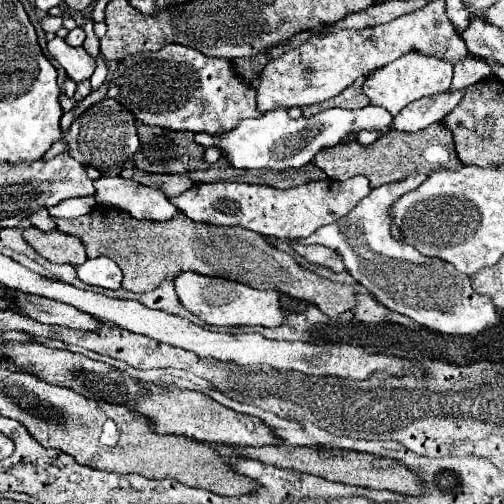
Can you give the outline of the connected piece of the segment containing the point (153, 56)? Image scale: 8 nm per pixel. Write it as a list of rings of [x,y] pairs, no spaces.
[[[167,44],[157,52],[139,52],[137,56],[127,56],[125,60],[119,62],[119,68],[111,74],[111,88],[107,92],[109,98],[121,102],[143,124],[205,134],[223,134],[235,128],[239,120],[261,116],[261,112],[257,112],[255,108],[255,94],[257,92],[253,90],[251,84],[247,82],[239,84],[239,76],[229,60],[211,58],[195,48],[187,48],[181,44]]]

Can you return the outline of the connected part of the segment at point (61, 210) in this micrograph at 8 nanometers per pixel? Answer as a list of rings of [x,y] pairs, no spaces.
[[[85,196],[85,198],[73,198],[73,200],[63,200],[61,204],[49,208],[49,214],[53,218],[65,218],[65,220],[73,220],[79,216],[89,214],[95,208],[95,198],[93,196]]]

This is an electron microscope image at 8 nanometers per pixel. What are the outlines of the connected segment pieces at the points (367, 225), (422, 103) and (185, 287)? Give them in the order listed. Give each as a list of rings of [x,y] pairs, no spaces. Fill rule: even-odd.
[[[409,174],[403,180],[371,190],[371,194],[363,198],[345,218],[319,228],[309,238],[301,238],[299,242],[325,244],[327,248],[341,252],[349,274],[389,310],[405,314],[415,322],[443,334],[481,334],[503,322],[493,300],[489,296],[473,292],[471,278],[467,274],[461,274],[439,258],[421,256],[415,248],[409,248],[405,242],[395,240],[389,232],[389,204],[393,204],[393,200],[401,198],[405,192],[419,188],[425,178],[427,176],[423,174]]]
[[[467,90],[457,92],[441,92],[433,96],[425,96],[417,102],[411,102],[397,114],[391,122],[391,130],[405,130],[405,132],[417,132],[423,130],[435,122],[441,122],[465,96]]]
[[[185,272],[175,278],[175,290],[189,312],[199,316],[207,324],[215,326],[269,326],[277,328],[283,324],[285,314],[279,306],[279,292],[255,290],[241,282],[225,278],[207,278],[203,274]]]

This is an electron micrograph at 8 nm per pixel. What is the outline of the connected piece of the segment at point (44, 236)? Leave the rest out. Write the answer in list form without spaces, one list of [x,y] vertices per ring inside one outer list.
[[[25,228],[23,238],[29,242],[29,246],[43,256],[45,260],[53,264],[71,264],[79,266],[87,260],[83,244],[75,236],[65,236],[59,230],[53,232],[41,232],[39,228]]]

